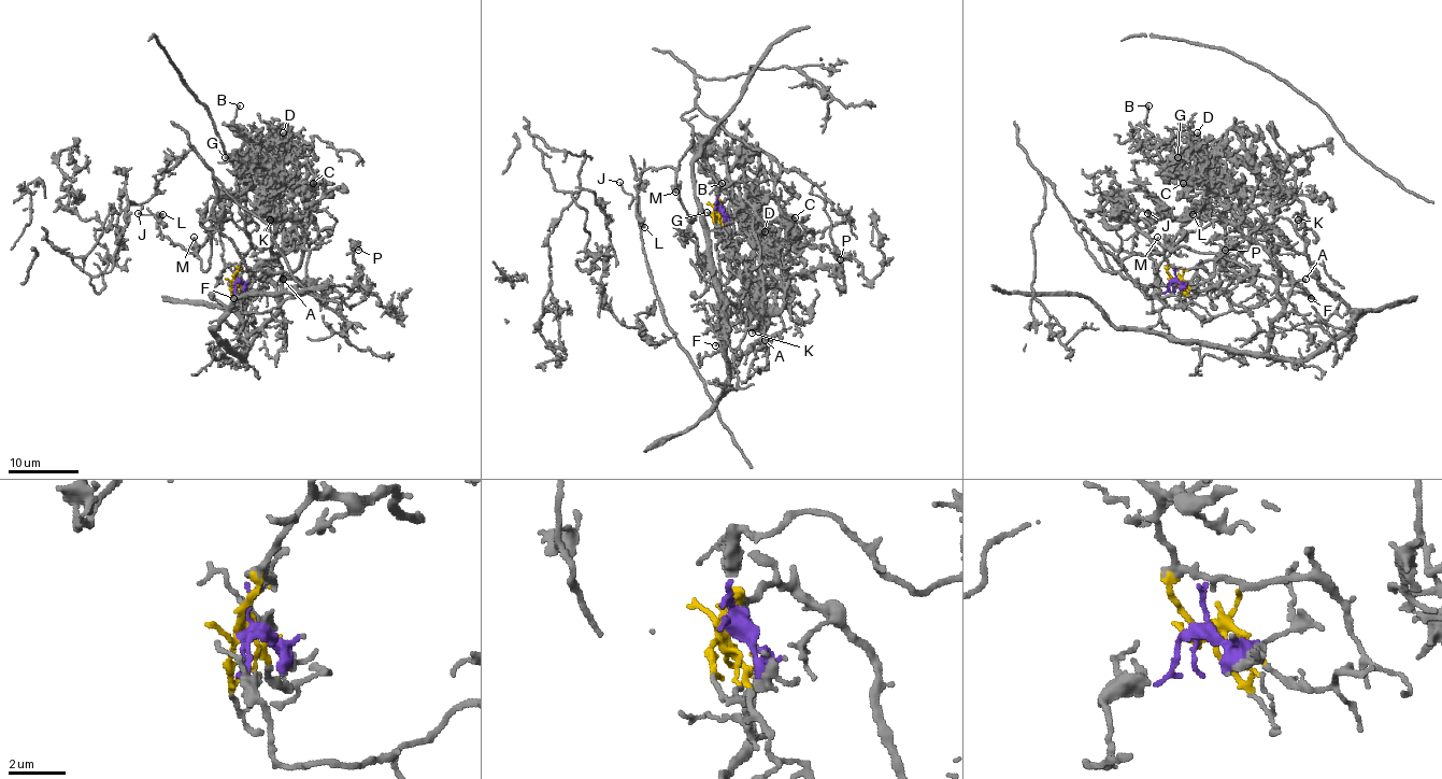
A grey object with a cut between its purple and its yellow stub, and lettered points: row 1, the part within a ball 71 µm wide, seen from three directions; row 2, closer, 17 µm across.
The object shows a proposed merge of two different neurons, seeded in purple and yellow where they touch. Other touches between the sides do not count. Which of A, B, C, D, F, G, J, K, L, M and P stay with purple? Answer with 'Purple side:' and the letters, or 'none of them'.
Purple side: J, L, M, P

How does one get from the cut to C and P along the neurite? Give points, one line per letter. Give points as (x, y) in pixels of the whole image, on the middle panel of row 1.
C: (715, 210), (732, 196), (727, 171), (748, 163), (739, 161), (744, 199), (783, 252), (795, 217)
P: (715, 208), (716, 189), (739, 180), (776, 199), (808, 245), (827, 246), (841, 287), (841, 259)

